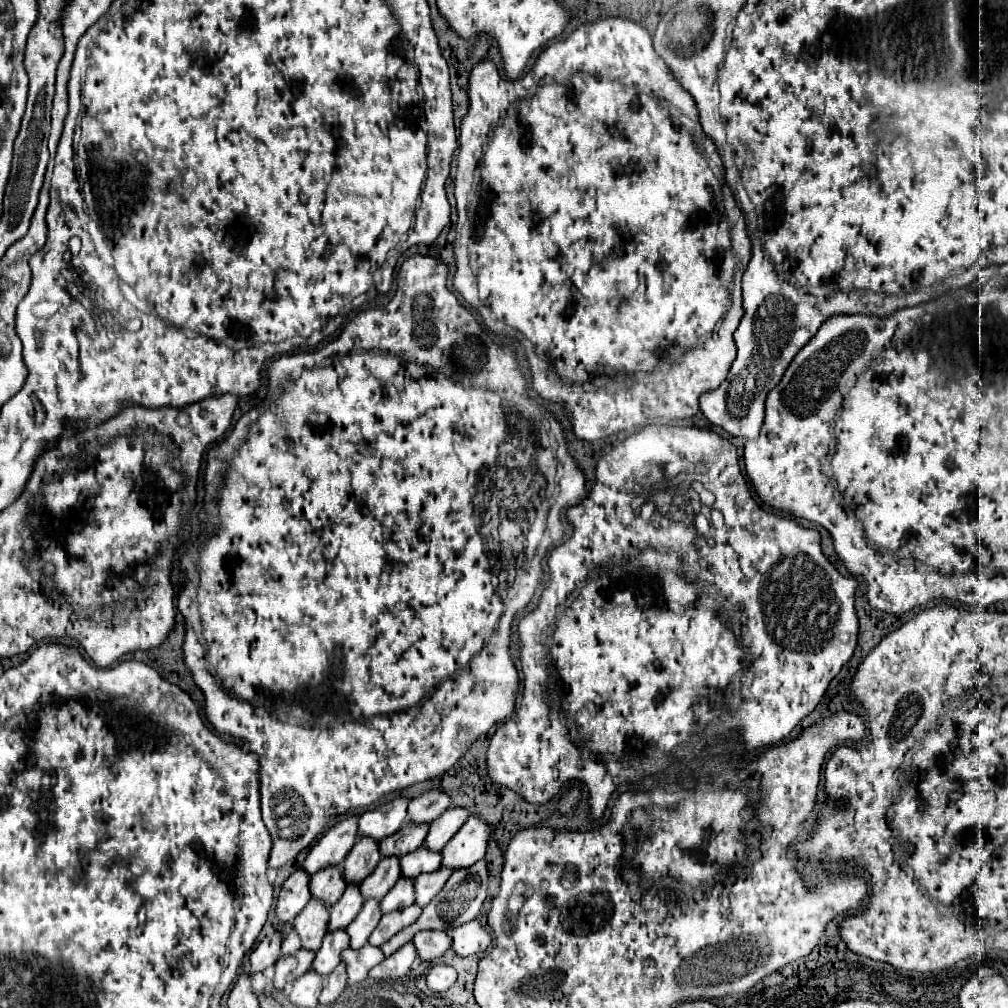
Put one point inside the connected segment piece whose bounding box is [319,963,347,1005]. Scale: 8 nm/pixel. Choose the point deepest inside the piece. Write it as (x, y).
(335, 983)

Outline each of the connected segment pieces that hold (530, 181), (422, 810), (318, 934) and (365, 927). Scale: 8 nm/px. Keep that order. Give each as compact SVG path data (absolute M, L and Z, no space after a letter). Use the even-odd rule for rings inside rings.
M603 17L603 19L597 19L597 21L593 21L593 23L585 23L585 25L579 25L579 27L577 27L577 29L575 29L575 31L573 31L573 33L571 33L571 35L569 35L569 37L565 37L565 39L563 39L563 41L557 41L557 43L553 43L553 45L549 45L549 47L547 47L547 49L545 49L545 51L543 51L543 53L541 53L541 55L539 55L539 57L537 57L537 61L535 61L535 63L533 63L533 67L531 67L531 69L529 69L529 71L527 71L527 73L525 73L525 75L521 75L521 77L519 77L519 79L507 79L507 77L503 77L503 75L501 75L501 73L499 73L499 69L497 69L497 65L495 65L495 63L493 63L493 61L487 61L487 59L485 59L485 61L479 61L479 63L477 63L477 65L475 65L475 67L473 67L473 71L471 71L471 75L469 75L469 89L467 89L467 93L469 93L469 109L467 109L467 115L465 115L465 117L463 117L463 121L461 121L461 133L459 133L459 155L457 155L457 177L455 177L455 201L457 201L457 213L459 213L459 221L457 221L457 225L455 225L455 231L456 231L456 236L457 236L457 237L456 237L456 240L455 240L455 265L457 265L457 271L455 271L455 275L453 275L453 287L455 287L455 289L457 289L457 291L459 291L459 293L461 293L461 297L463 297L463 299L465 299L465 301L467 301L467 303L469 303L469 305L471 305L471 307L473 307L473 309L477 309L477 311L479 311L479 315L481 315L481 313L483 313L483 321L485 321L485 325L487 325L487 327L489 327L489 329L491 329L491 331L495 331L495 325L497 325L497 331L501 331L501 329L503 329L503 331L505 331L505 333L507 333L507 335L509 335L509 337L513 337L513 339L525 339L525 341L529 341L529 343L531 343L531 347L527 347L527 351L525 351L525 355L527 355L527 359L529 359L529 363L531 363L531 375L533 375L533 381L531 381L531 387L533 387L533 389L535 389L535 391L537 391L537 393L539 393L539 395L541 395L541 397L543 397L543 399L545 399L545 401L551 401L551 403L561 403L561 405L563 405L563 411L565 411L565 415L567 415L567 417L569 417L569 421L571 421L571 425L573 425L573 433L575 433L575 435L577 435L577 437L579 437L579 439L583 439L583 441L597 441L597 439L605 439L605 437L609 437L609 435L613 435L613 433L619 433L619 431L631 431L631 429L635 429L635 427L641 427L641 425L647 425L647 423L651 423L651 421L655 421L655 419L687 419L687 417L693 417L693 415L695 415L695 413L697 413L697 411L699 411L699 395L701 395L701 393L705 393L705 391L711 391L711 389L717 389L717 387L719 387L719 385L721 385L721 383L723 383L723 381L725 381L725 377L727 377L727 373L729 373L729 365L731 365L731 363L733 363L733 359L735 359L735 343L733 343L733 333L735 333L735 329L737 329L737 325L739 325L739 321L741 321L741 317L743 317L743 313L745 313L745 311L743 311L743 301L741 301L741 281L739 281L739 279L741 279L741 263L739 263L739 259L741 259L741 261L743 261L743 267L745 267L745 265L747 265L747 263L749 263L749 257L751 257L751 239L749 239L749 235L747 235L747 227L745 227L745 217L743 217L743 211L741 211L741 209L739 209L739 205L729 205L729 197L725 197L725 207L723 207L723 197L721 197L721 183L719 183L719 181L717 181L717 177L715 177L715 173L713 173L713 171L711 171L711 169L709 169L709 165L707 165L707 161L705 161L705 157L703 157L703 153L701 153L701 151L699 151L699 149L697 149L697 145L695 145L695 141L693 141L693 135L691 135L691 133L689 133L689 113L685 113L685 109L681 109L681 105L689 105L689 101L693 101L693 97L691 97L691 95L689 95L689 91L687 91L687 89L683 89L683 85L679 85L679 81L677 81L677 79L675 79L675 75L671 75L671 71L669 71L669 67L667 67L667 63L665 63L665 61L663 61L663 59L661 59L661 57L659 57L659 55L657 55L657 53L655 53L655 49L653 49L653 45L651 45L651 33L649 33L649 31L647 31L647 29L645 29L645 27L643 27L643 25L641 25L641 23L637 23L637 21L633 21L633 19L627 19L627 17ZM559 69L563 69L563 75L571 75L571 77L565 77L565 79L561 79L561 81L559 81L559 79L555 79L555 81L551 81L551 83L545 83L545 85L541 85L541 83L543 83L543 81L545 81L545 77L547 77L547 79L553 79L553 77L555 77L555 75L557 75L557 71L559 71ZM671 117L679 117L679 121L681 121L681 123L683 123L683 125L685 125L685 127L683 127L683 125L679 125L679 123L677 123L677 125L675 125L675 121L673 121L673 119L671 119ZM491 129L493 129L493 133L491 133L491 139L489 139L489 143L487 143L487 147L485 147L485 155L483 155L483 143L485 143L485 141L487 141L487 135L489 135L489 131L491 131ZM479 161L481 161L481 169L479 169L479 185L477 185L477 187L475 187L475 191L473 191L473 199L471 199L471 204L467 204L467 197L469 197L469 191L471 191L471 187L473 187L473 185L475 185L475 169L477 169L477 165L479 165ZM725 209L727 209L727 213L729 213L729 217L731 217L731 221L733 221L733 227L731 227L731 237L729 237L729 217L727 217L727 215L725 215ZM731 243L733 243L733 255L735 255L735 257L737 257L737 275L735 275L735 281L733 281L733 269L735 269L735 259L733 259L733 255L731 255ZM469 259L471 259L471 261L473 261L473 267L475 267L475 269L477 269L477 277L475 277L475 275L473 275L473 271L471 271L471 267L469 267ZM711 331L713 331L713 335L711 335L711 337L709 337L709 339L707 339L707 341L705 341L705 345L703 345L703 347L701 347L701 349L693 349L693 347L697 347L697 345L699 345L699 343L701 343L701 339L703 339L703 335L707 335L707 333L711 333ZM603 367L611 367L611 369L615 369L615 371L623 371L623 373L625 373L625 375L627 375L627 377L629 377L629 379L633 379L633 383L635 383L635 381L639 381L639 383L635 383L635 385L633 385L633 383L627 383L627 379L611 379L611 381L607 381L607 383L597 383L597 381L599 381L599 379L595 379L595 377L597 377L597 375L599 375L599 369L603 369ZM597 385L603 385L603 387L605 387L605 389L611 389L611 393L613 393L613 391L617 391L617 389L619 389L619 393L615 393L615 395L609 395L609 393L607 393L607 391L603 391L603 389L601 389L601 387L597 387Z
M433 789L409 803L407 819L411 823L419 823L419 825L433 823L437 817L441 817L441 813L449 807L449 803L451 803L451 799L445 793Z
M309 901L307 907L293 921L293 929L301 939L301 947L307 951L317 951L327 931L329 911L321 901Z
M365 901L359 915L347 927L347 935L351 939L351 949L361 949L367 943L369 935L373 933L373 929L379 923L379 919L381 919L379 901Z

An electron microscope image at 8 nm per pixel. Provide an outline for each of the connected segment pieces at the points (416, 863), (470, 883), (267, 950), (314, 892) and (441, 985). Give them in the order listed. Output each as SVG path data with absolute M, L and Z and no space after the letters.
M421 847L421 849L417 849L413 853L407 853L405 857L399 859L401 877L413 881L421 873L437 871L439 869L439 863L441 863L441 853L431 853L425 847Z
M477 861L475 865L471 865L469 869L457 869L453 871L453 875L449 877L449 881L445 883L443 891L433 897L433 901L423 909L423 913L419 915L419 919L409 925L407 929L403 929L401 933L397 933L393 939L389 939L387 943L381 945L381 951L385 957L389 957L391 953L395 953L397 949L401 949L405 943L409 943L417 931L423 931L423 929L431 929L431 931L449 931L457 925L463 925L471 919L475 919L483 907L483 901L487 897L487 865L485 861Z
M271 931L271 933L253 949L253 953L249 955L249 961L251 961L251 965L249 965L249 975L253 977L255 973L265 971L267 967L275 965L275 961L279 959L279 955L281 955L281 935Z
M331 867L331 869L321 869L319 873L309 877L309 891L311 891L311 899L321 899L325 901L327 907L331 907L333 903L337 903L345 891L345 881L341 877L341 869L339 867Z
M433 965L427 973L427 987L435 993L447 991L457 981L457 971L449 965Z

